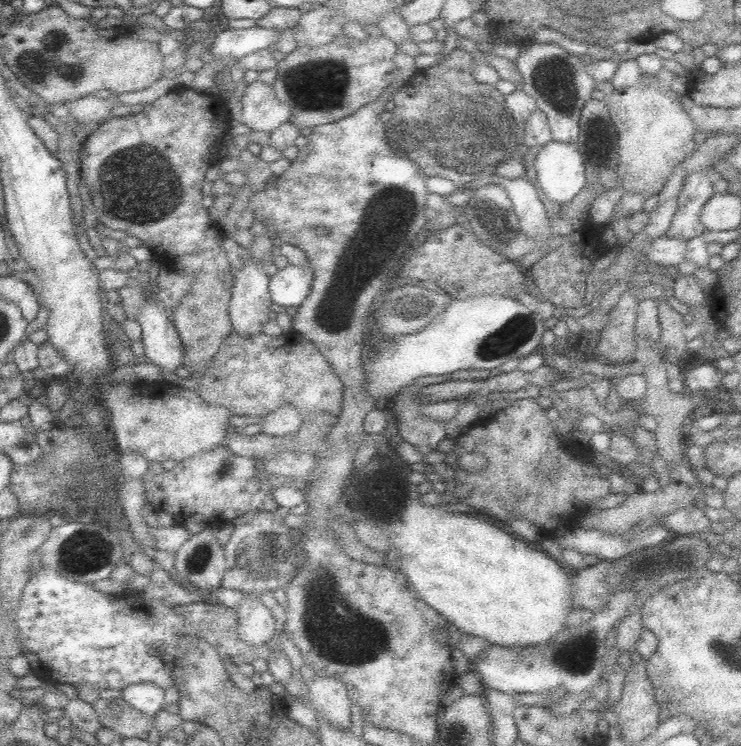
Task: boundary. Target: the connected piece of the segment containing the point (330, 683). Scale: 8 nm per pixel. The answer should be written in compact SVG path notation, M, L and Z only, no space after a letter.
M315 676L307 682L308 696L313 709L326 715L336 729L348 729L351 725L351 699L347 687L337 678L330 676Z

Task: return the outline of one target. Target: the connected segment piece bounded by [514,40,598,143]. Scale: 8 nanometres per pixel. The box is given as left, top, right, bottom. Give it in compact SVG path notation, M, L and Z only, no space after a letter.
M532 40L524 43L523 51L514 60L523 81L520 87L537 102L548 119L550 139L556 142L576 143L579 136L579 120L582 106L590 100L590 94L597 90L597 83L588 75L580 56L568 54L564 43L536 43Z

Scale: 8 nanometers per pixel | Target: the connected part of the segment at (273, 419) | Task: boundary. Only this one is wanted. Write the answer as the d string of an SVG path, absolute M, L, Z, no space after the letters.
M284 404L262 418L261 432L283 437L294 435L302 426L303 418L293 404Z

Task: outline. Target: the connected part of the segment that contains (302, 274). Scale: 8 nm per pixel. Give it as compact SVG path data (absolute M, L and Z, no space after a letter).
M310 263L306 266L289 264L269 278L271 302L284 308L299 307L310 293L313 281L314 270Z

